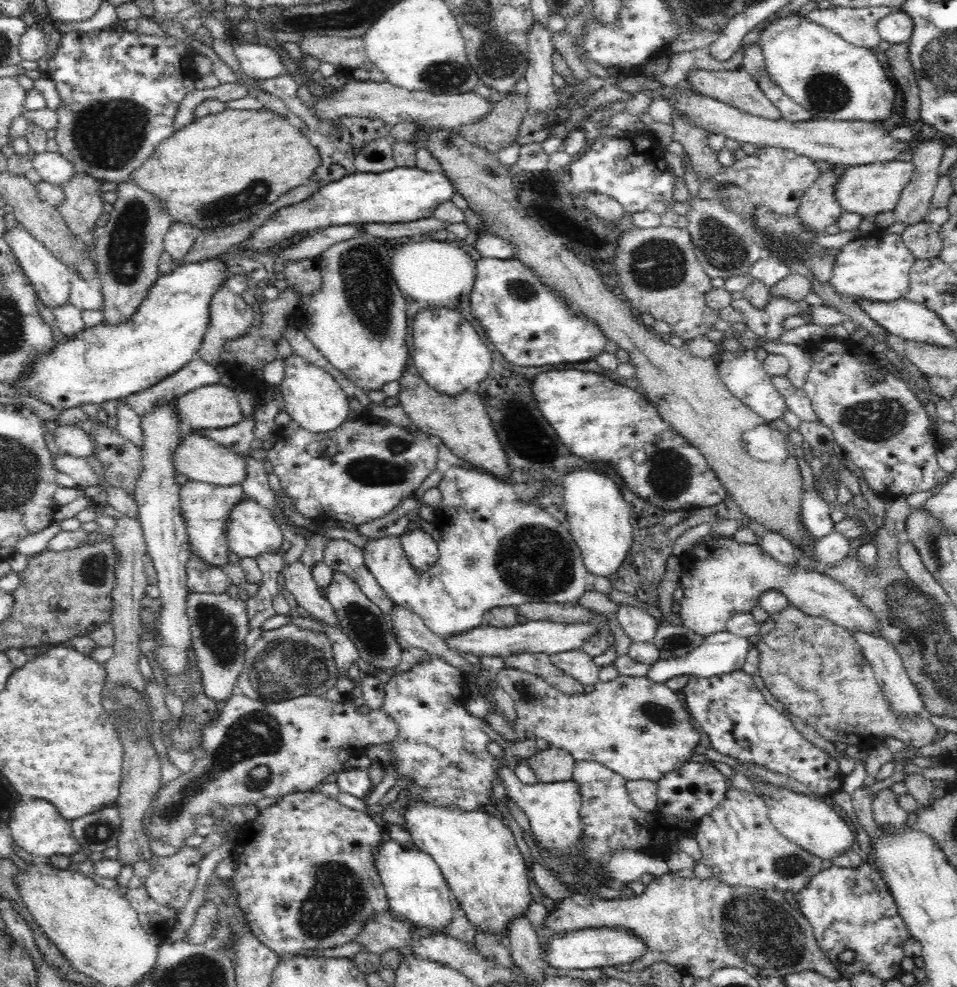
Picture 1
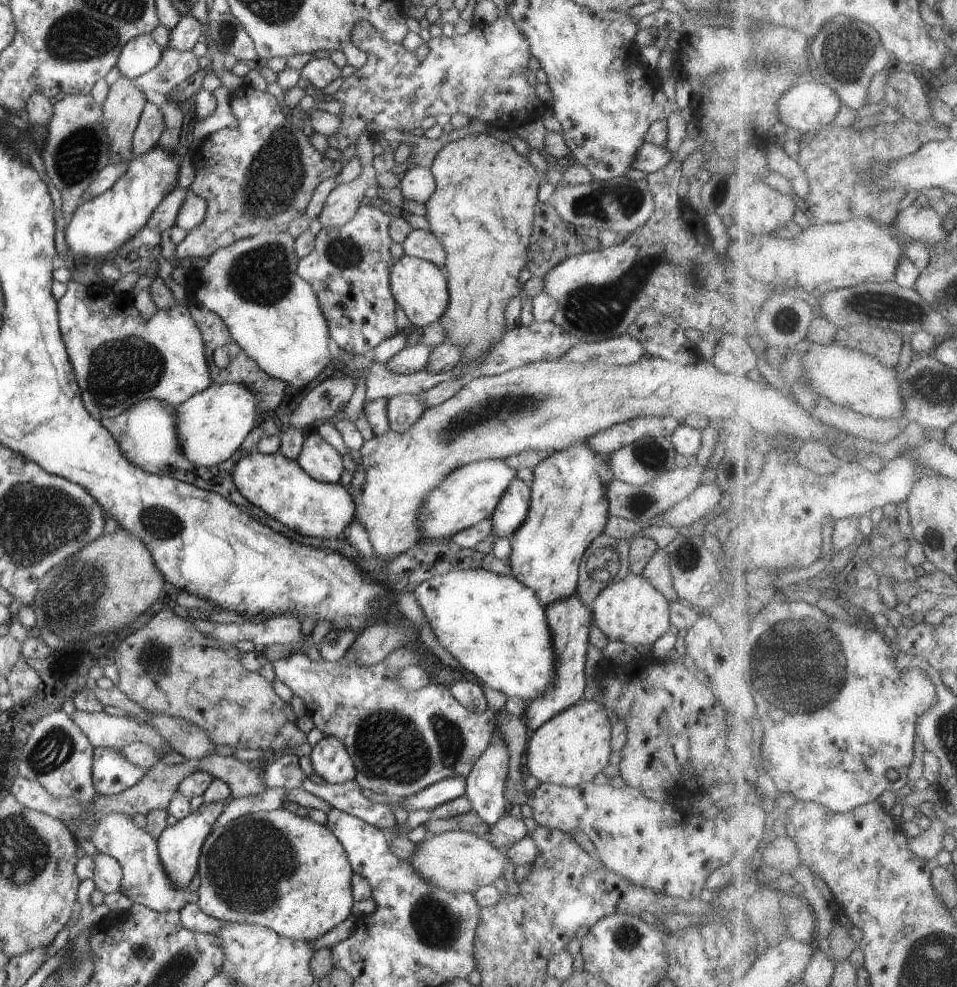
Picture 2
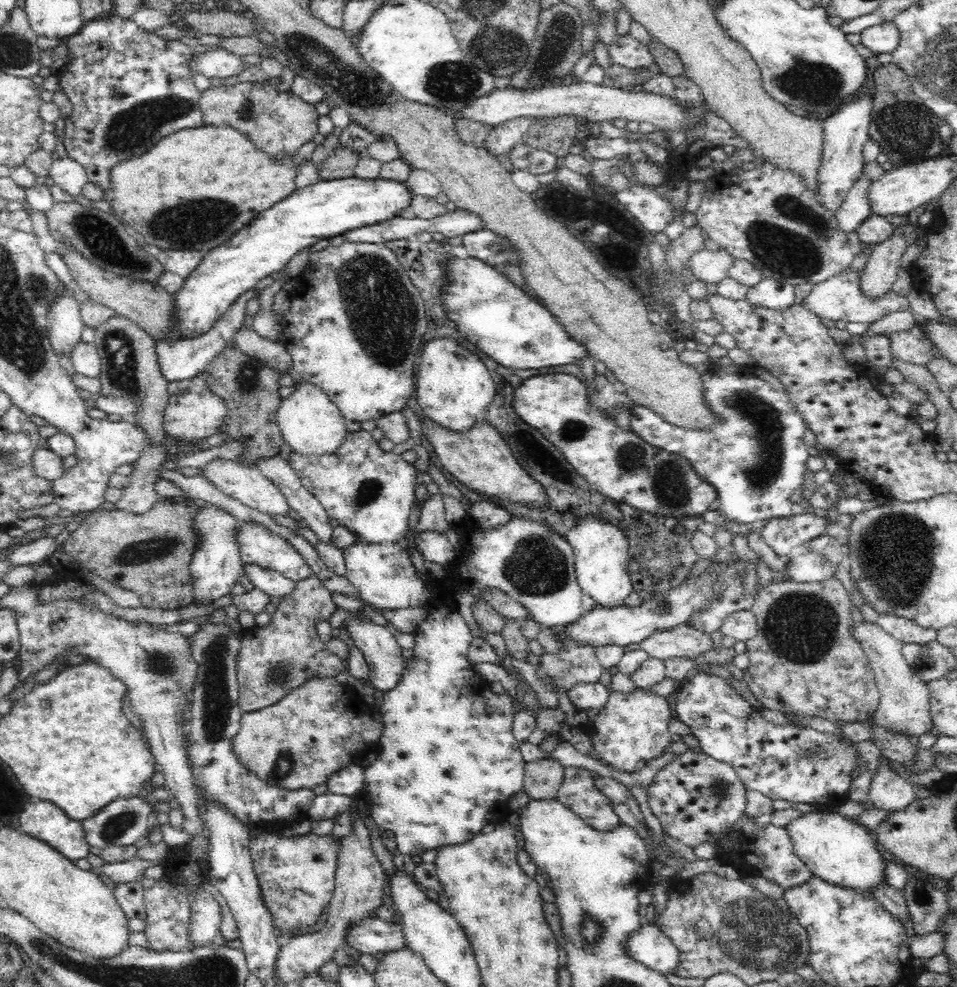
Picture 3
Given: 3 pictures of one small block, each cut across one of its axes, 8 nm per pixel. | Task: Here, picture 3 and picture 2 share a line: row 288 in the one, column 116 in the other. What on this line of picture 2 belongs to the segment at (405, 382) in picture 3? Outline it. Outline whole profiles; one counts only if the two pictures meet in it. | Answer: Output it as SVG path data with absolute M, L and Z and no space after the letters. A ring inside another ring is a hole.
M74 279L66 284L65 294L56 301L59 329L81 390L84 408L96 420L117 417L128 407L146 399L167 402L175 407L213 384L203 336L191 317L189 307L174 305L158 309L149 320L144 320L134 303L122 304L113 297L96 296L90 286Z

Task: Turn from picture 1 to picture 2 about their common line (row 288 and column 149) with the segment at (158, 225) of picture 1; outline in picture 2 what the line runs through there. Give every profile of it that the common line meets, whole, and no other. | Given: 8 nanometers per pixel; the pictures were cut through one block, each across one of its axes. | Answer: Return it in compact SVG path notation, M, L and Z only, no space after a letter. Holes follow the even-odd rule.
M148 101L142 109L138 126L133 134L133 156L144 154L158 146L165 127L161 108Z

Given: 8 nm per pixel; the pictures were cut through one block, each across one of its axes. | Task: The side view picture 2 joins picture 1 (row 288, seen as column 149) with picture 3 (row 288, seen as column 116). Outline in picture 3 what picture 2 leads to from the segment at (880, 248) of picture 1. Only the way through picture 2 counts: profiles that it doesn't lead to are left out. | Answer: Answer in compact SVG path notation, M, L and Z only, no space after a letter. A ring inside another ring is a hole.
M846 268L846 271L840 272L838 276L832 276L826 282L813 285L810 294L799 302L802 303L802 307L806 307L808 311L820 318L828 318L828 320L834 321L844 320L846 323L862 322L862 324L870 324L884 318L890 312L908 310L907 298L900 296L892 289L875 299L864 295L862 289L860 289L862 274L863 272L854 272L852 268Z

